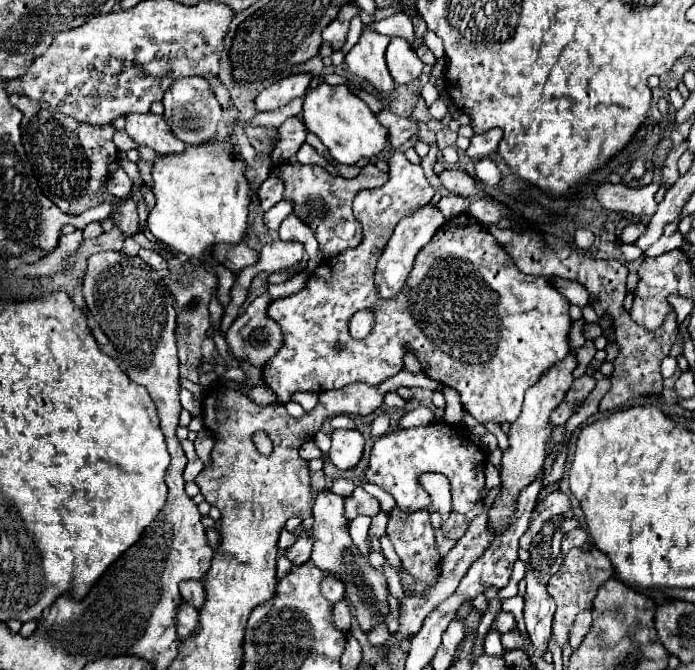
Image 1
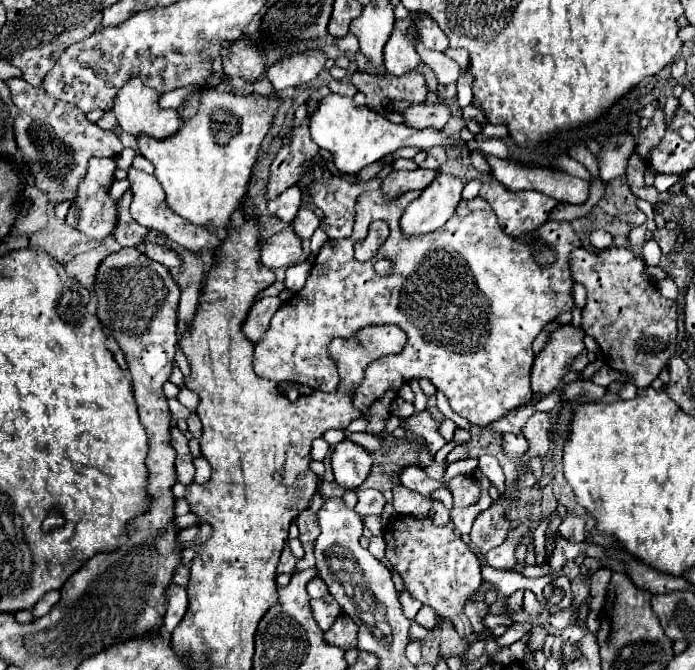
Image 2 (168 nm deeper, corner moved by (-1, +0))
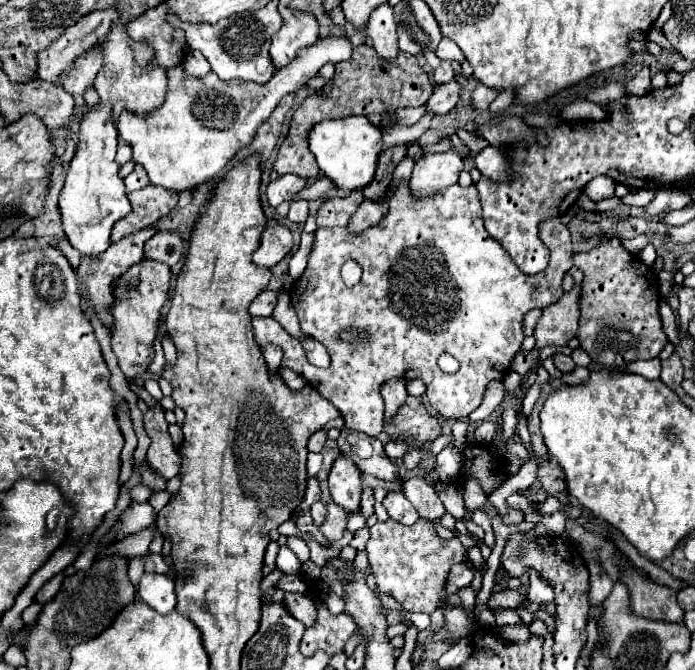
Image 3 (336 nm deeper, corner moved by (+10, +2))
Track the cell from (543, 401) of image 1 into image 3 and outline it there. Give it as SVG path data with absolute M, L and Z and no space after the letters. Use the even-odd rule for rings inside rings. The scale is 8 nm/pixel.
M575 284L569 292L561 296L561 300L543 308L543 314L537 320L533 334L537 340L537 350L547 344L565 346L569 338L575 336L579 326L579 298L581 284Z

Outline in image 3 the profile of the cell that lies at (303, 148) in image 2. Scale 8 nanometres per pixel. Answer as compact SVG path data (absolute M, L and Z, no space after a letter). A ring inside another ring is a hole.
M361 44L353 50L353 58L347 62L339 62L335 66L335 76L331 80L329 94L315 92L309 94L301 106L293 114L293 122L289 128L287 140L281 144L277 160L273 164L271 180L281 178L283 174L297 174L301 178L317 178L319 168L315 162L315 156L311 156L311 150L307 148L307 136L313 128L313 124L327 120L327 118L341 118L341 116L353 116L361 114L365 116L373 126L381 128L385 120L395 118L395 110L401 106L423 106L429 96L433 94L433 86L429 82L427 72L419 66L415 56L409 56L405 52L397 54L397 60L381 60L377 58L377 52L373 52L373 46Z

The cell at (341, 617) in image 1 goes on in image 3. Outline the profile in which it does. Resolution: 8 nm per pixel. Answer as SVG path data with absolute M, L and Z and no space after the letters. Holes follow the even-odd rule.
M285 594L285 602L283 604L289 610L289 614L293 618L297 618L299 622L303 622L305 626L313 626L315 624L317 608L315 608L313 600L307 600L303 594Z

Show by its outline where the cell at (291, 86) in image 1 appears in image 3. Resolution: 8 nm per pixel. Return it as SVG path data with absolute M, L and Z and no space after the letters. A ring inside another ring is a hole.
M281 8L283 26L271 38L269 54L273 58L275 68L287 66L297 50L303 46L311 46L319 38L319 24L311 12L301 12L295 8Z

